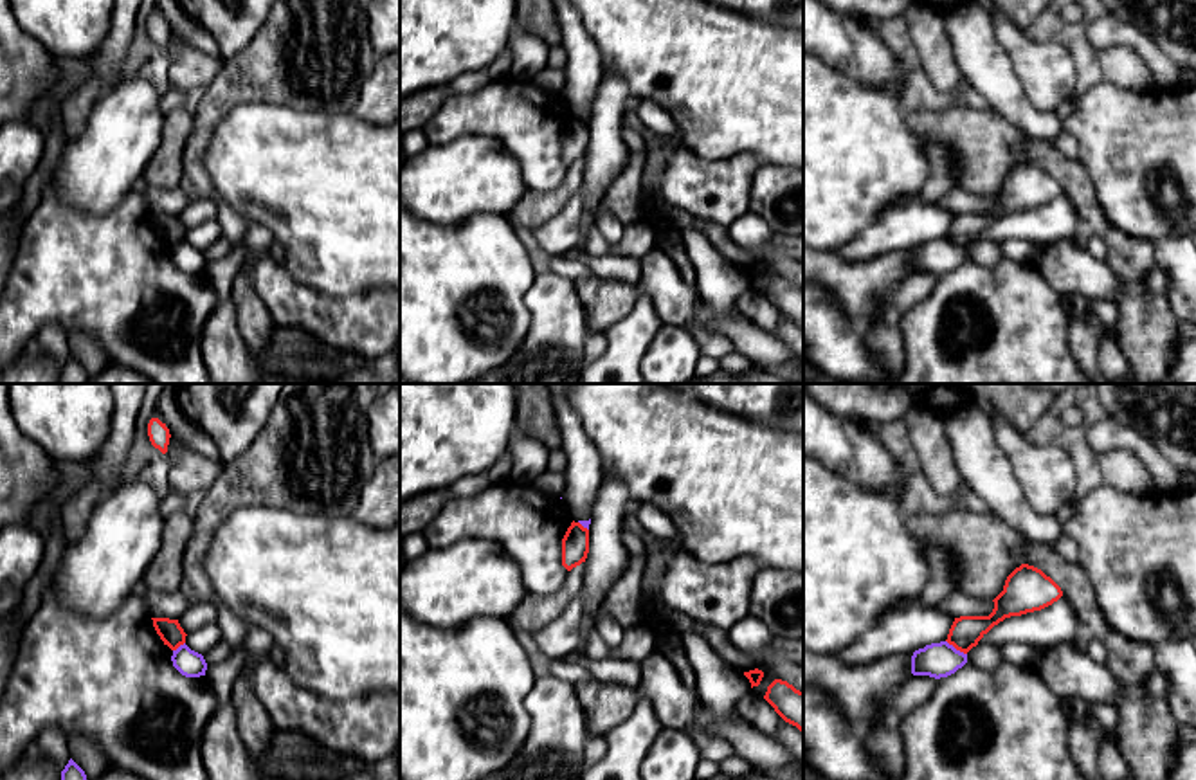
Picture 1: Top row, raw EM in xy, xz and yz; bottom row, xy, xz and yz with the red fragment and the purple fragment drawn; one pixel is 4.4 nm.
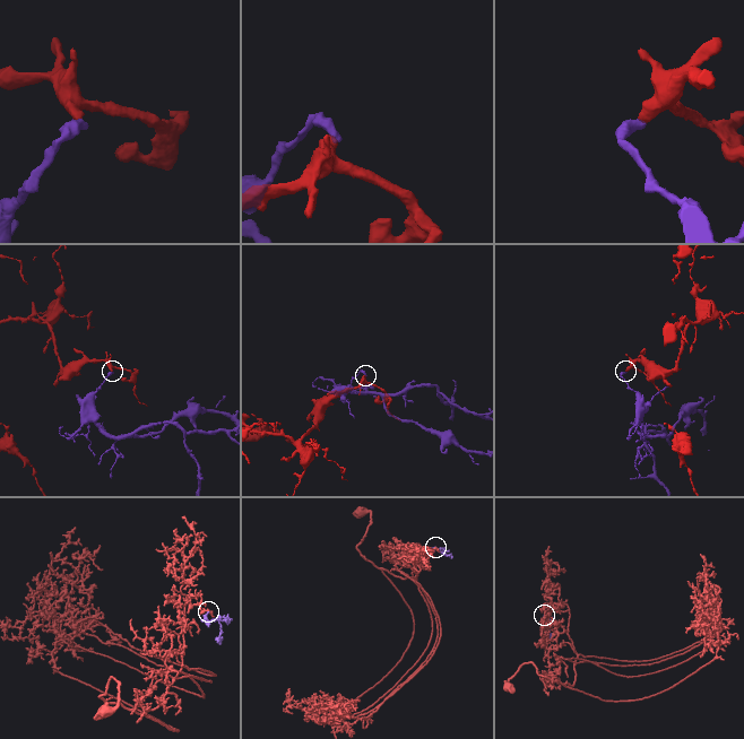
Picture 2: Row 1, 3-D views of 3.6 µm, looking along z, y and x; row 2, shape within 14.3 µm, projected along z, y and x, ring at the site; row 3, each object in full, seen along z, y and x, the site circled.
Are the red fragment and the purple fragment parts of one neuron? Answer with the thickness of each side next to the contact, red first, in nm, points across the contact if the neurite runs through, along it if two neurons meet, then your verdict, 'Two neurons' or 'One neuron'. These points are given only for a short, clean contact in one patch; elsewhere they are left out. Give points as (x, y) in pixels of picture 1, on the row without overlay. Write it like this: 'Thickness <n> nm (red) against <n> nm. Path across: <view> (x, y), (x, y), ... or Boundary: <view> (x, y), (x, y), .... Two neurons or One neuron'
Thickness 140 nm (red) against 160 nm. Boundary: yz (946, 236), (966, 251). Two neurons

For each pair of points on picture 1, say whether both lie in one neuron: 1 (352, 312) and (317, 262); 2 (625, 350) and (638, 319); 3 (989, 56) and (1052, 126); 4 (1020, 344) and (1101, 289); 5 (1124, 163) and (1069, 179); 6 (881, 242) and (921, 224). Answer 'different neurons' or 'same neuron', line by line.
1: different neurons
2: same neuron
3: same neuron
4: different neurons
5: different neurons
6: same neuron

